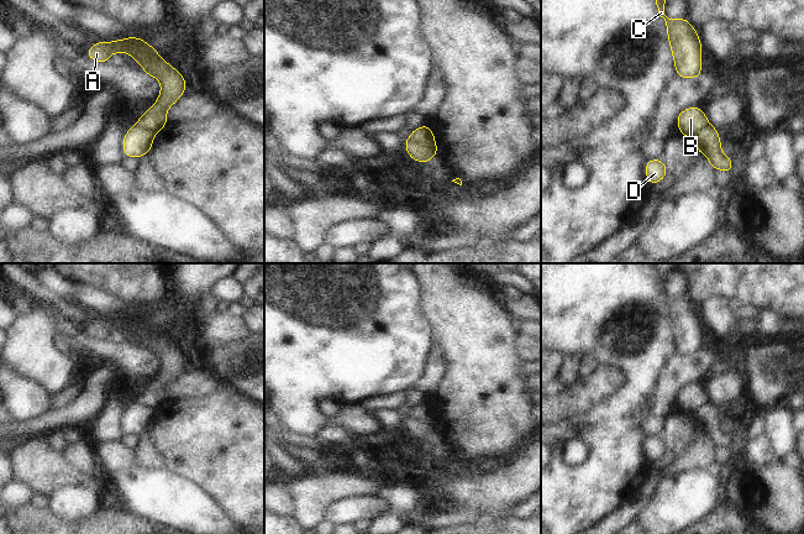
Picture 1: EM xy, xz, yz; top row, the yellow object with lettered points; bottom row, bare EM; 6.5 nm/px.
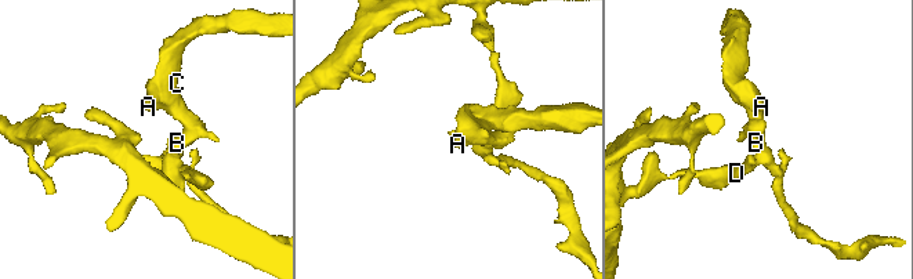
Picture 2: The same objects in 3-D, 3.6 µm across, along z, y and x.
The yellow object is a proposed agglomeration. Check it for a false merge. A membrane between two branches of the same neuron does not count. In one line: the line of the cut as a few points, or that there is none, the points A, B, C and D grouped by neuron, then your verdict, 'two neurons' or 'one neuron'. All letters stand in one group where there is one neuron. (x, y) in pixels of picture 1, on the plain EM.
cut in xz along (409, 414), (426, 422), (436, 430); A B C / D; two neurons

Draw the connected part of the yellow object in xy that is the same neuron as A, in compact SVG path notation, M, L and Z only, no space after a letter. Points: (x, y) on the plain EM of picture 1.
M127 314L114 319L98 318L96 321L86 326L88 334L99 340L107 340L112 330L125 329L132 333L137 342L143 342L143 350L153 352L161 358L161 371L158 377L137 397L136 402L159 409L167 399L167 386L185 371L186 357L168 339L163 337L151 320L140 314Z

